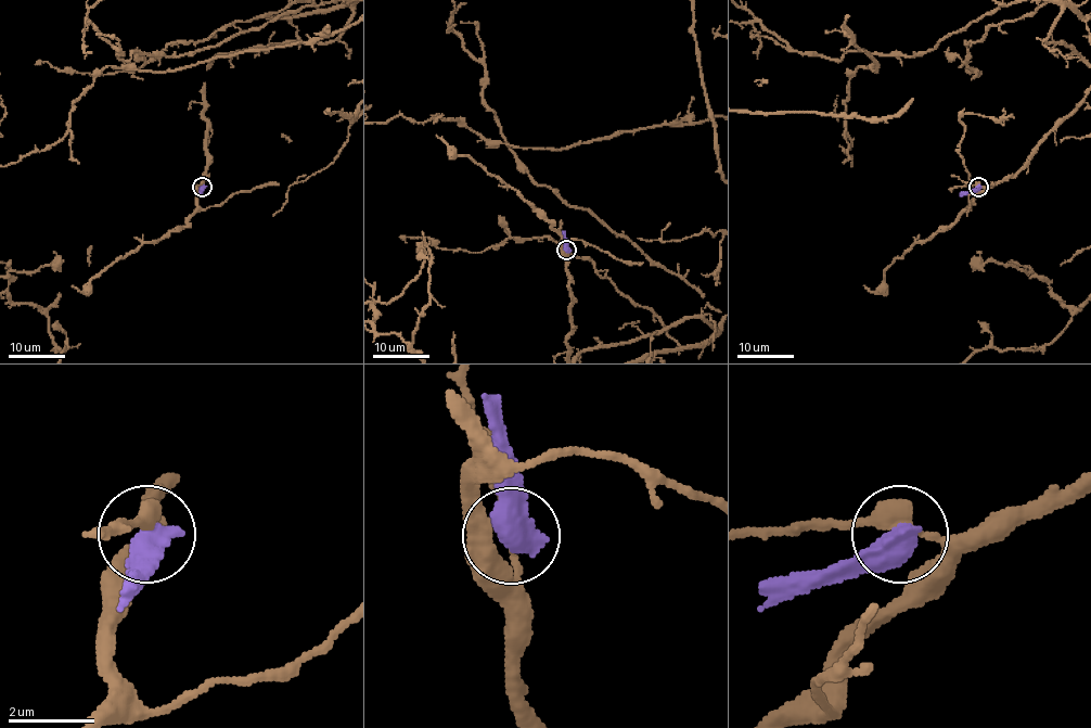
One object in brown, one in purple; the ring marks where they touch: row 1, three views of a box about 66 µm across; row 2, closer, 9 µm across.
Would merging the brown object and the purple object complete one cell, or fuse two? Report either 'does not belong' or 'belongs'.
does not belong

